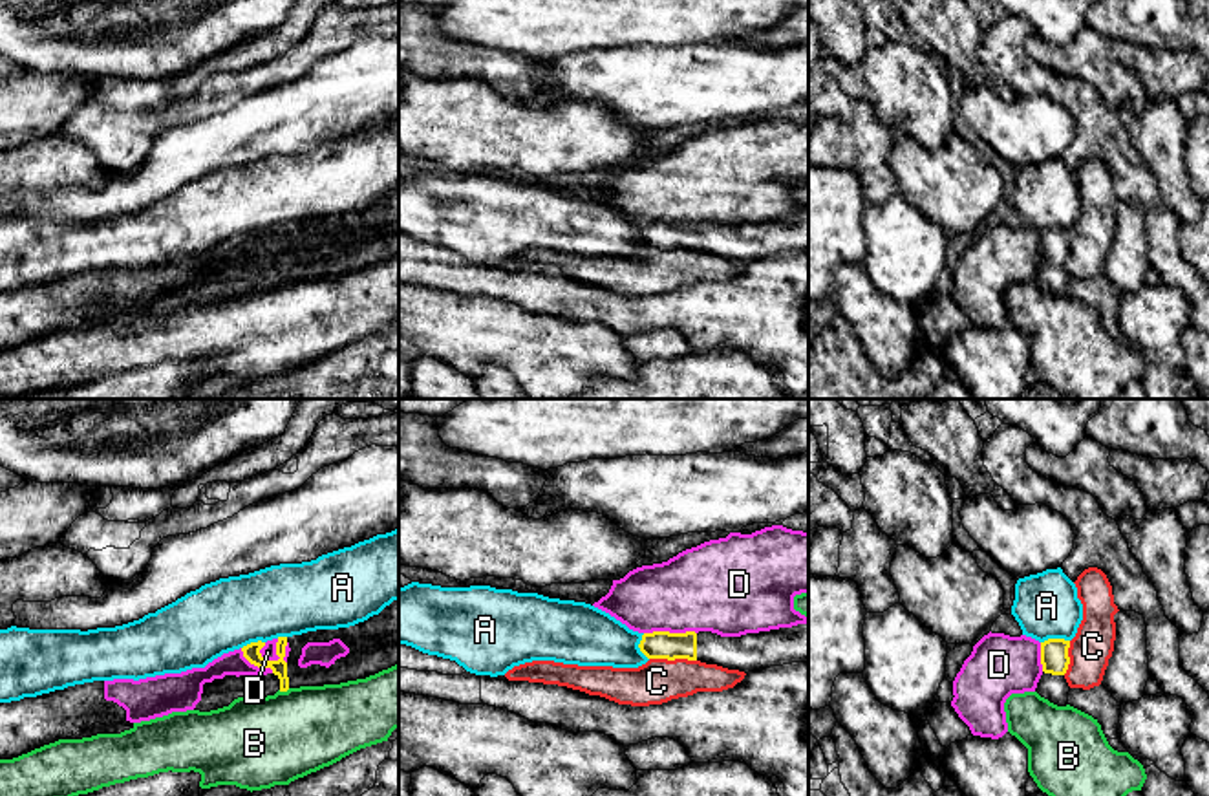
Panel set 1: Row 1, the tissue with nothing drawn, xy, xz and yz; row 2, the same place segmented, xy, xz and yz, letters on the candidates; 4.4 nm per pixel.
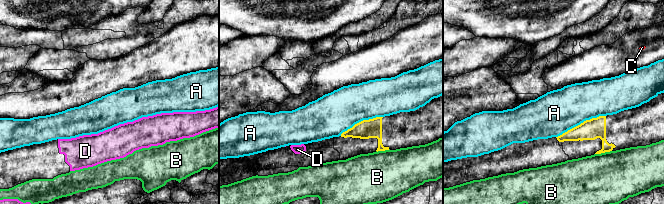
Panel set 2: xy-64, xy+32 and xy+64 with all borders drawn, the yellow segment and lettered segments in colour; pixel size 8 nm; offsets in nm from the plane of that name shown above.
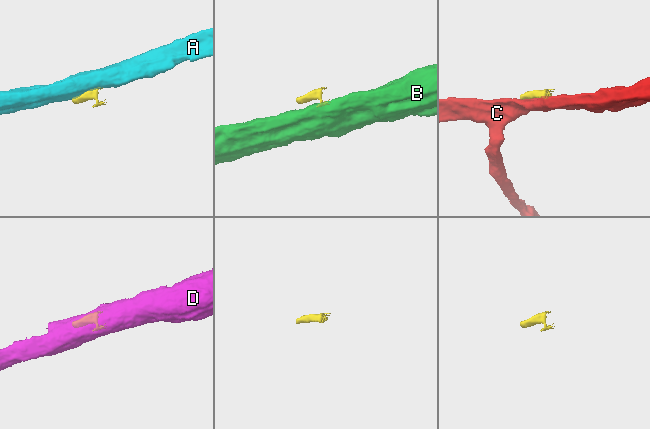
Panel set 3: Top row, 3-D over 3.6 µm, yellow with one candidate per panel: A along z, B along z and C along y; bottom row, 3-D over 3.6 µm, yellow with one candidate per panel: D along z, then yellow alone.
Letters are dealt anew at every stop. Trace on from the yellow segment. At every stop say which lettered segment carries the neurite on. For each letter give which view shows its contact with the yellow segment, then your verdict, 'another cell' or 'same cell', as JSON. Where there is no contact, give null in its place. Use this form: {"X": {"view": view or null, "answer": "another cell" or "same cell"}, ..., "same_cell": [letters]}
{"A": {"view": "yz", "answer": "another cell"}, "B": {"view": "xy", "answer": "another cell"}, "C": {"view": "xz", "answer": "another cell"}, "D": {"view": "xy", "answer": "another cell"}, "same_cell": []}

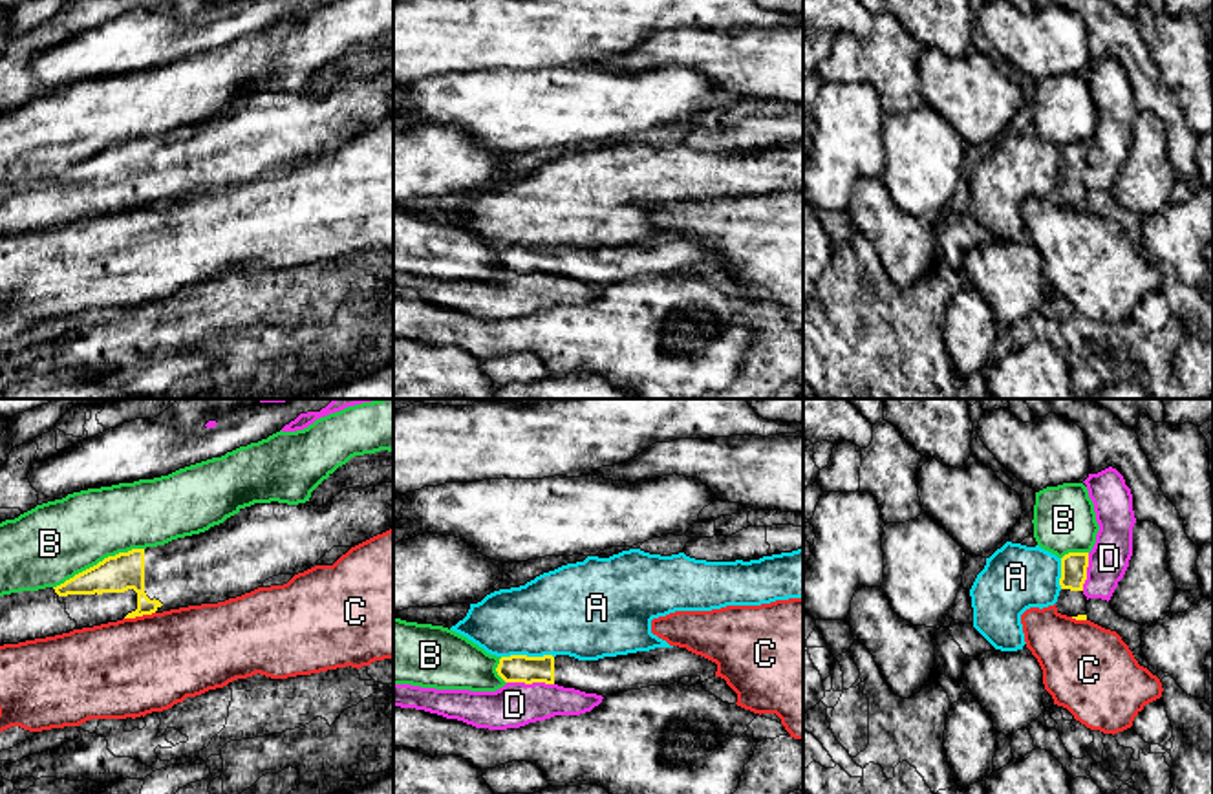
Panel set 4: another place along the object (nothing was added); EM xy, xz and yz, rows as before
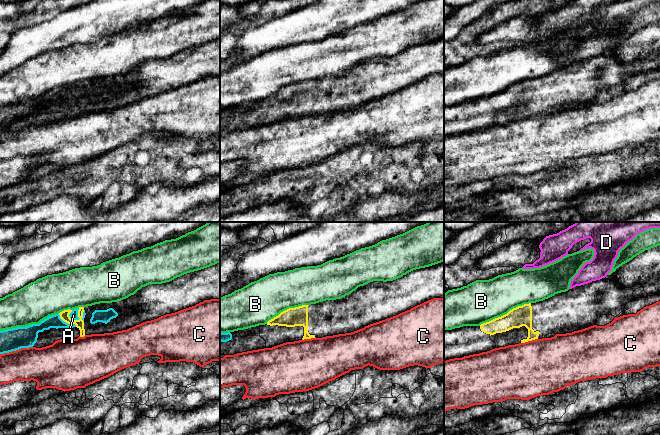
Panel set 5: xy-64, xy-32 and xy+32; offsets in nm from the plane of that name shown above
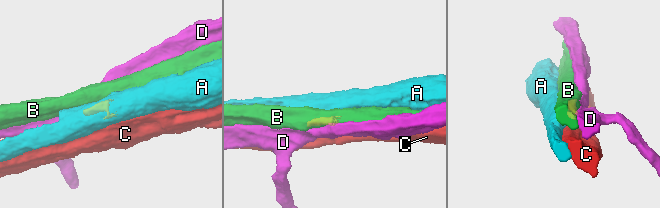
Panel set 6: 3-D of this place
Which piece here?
{"A": {"view": "xz", "answer": "another cell"}, "B": {"view": "xy", "answer": "another cell"}, "C": {"view": "xy", "answer": "another cell"}, "D": {"view": "xz", "answer": "another cell"}, "same_cell": []}

